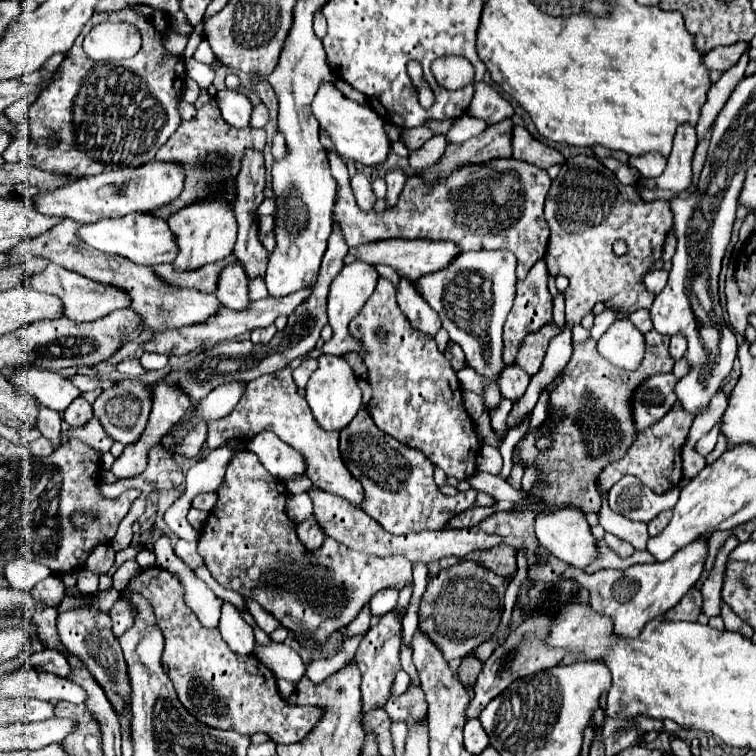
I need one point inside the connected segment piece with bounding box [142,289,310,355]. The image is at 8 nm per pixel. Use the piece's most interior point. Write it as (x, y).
(225, 324)

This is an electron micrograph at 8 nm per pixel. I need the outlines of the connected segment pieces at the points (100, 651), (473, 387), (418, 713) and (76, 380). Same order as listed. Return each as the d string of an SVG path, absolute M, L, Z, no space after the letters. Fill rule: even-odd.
M82 605L74 607L70 611L60 613L58 621L58 633L70 653L80 655L92 677L98 681L98 685L104 689L108 701L116 709L118 717L132 719L130 711L130 679L128 679L128 667L122 655L122 649L118 645L118 639L112 633L112 619L110 613L100 611L96 605Z
M468 365L462 371L458 371L458 381L460 381L462 389L474 391L480 395L480 385L484 385L484 381L480 381L480 377L476 377L476 373L470 373L470 371L472 369L468 369Z
M412 683L408 685L406 693L402 693L400 697L390 697L384 709L392 721L404 719L408 725L412 725L412 721L418 721L420 717L426 717L428 713L426 697L420 685L412 685Z
M74 375L72 383L80 389L80 391L96 391L96 389L110 389L116 383L114 381L106 381L106 379L98 379L98 377L84 377L84 375Z

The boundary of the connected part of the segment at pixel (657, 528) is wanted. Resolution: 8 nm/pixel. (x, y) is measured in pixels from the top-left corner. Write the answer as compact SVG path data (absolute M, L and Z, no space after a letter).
M662 511L658 517L654 517L650 523L648 523L648 533L650 535L656 535L656 533L660 533L666 525L668 525L668 517L672 517L672 511Z

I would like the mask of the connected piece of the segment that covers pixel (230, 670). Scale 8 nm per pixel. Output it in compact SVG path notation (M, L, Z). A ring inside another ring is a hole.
M152 567L144 569L132 589L142 593L154 607L156 623L160 625L166 647L162 653L164 671L174 683L174 689L182 705L196 719L204 721L208 727L234 729L240 735L254 735L258 731L266 733L276 743L298 743L302 741L320 721L322 707L300 707L284 701L276 689L274 673L264 667L254 655L236 655L224 645L218 627L206 629L200 625L198 617L184 605L184 589L172 573Z

